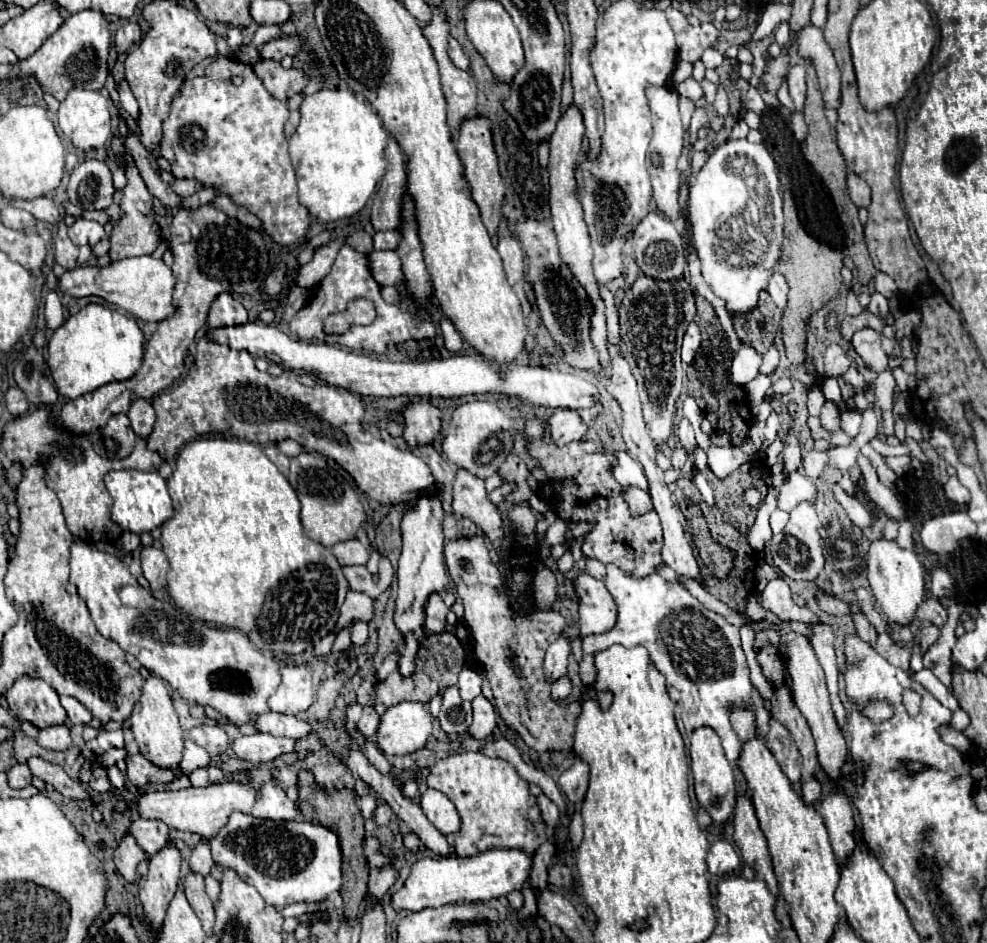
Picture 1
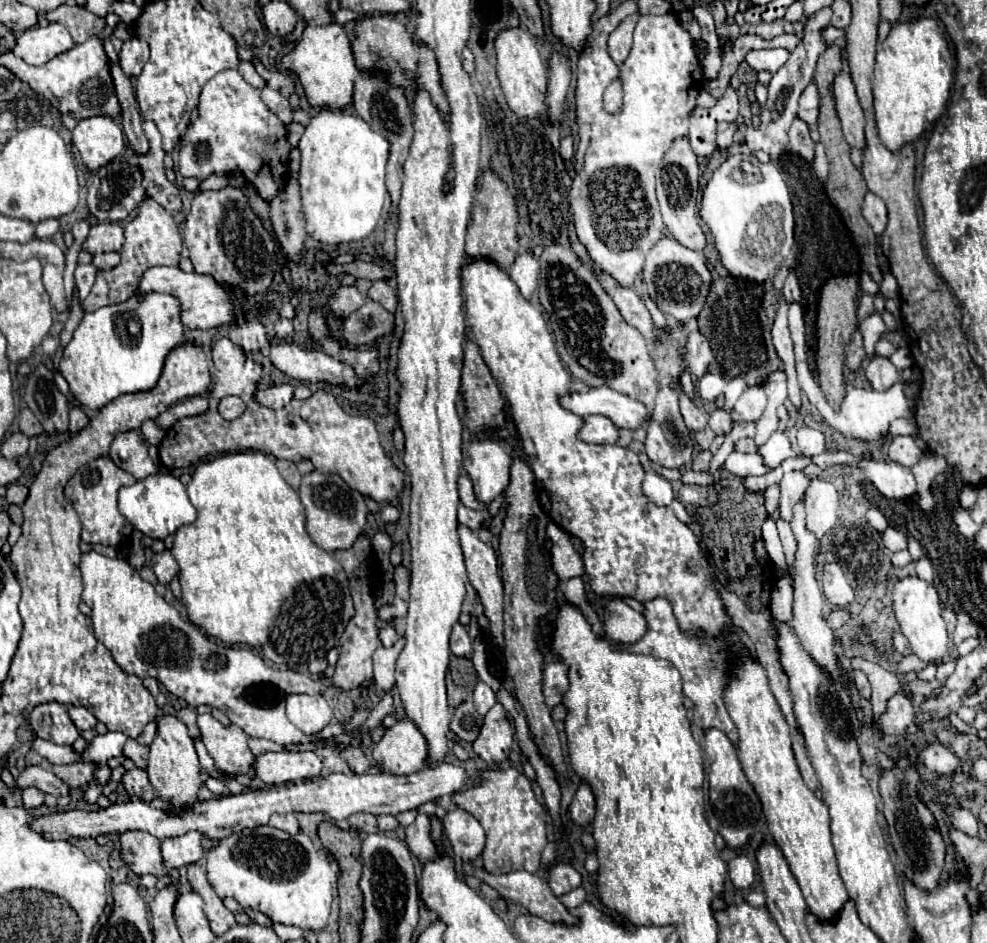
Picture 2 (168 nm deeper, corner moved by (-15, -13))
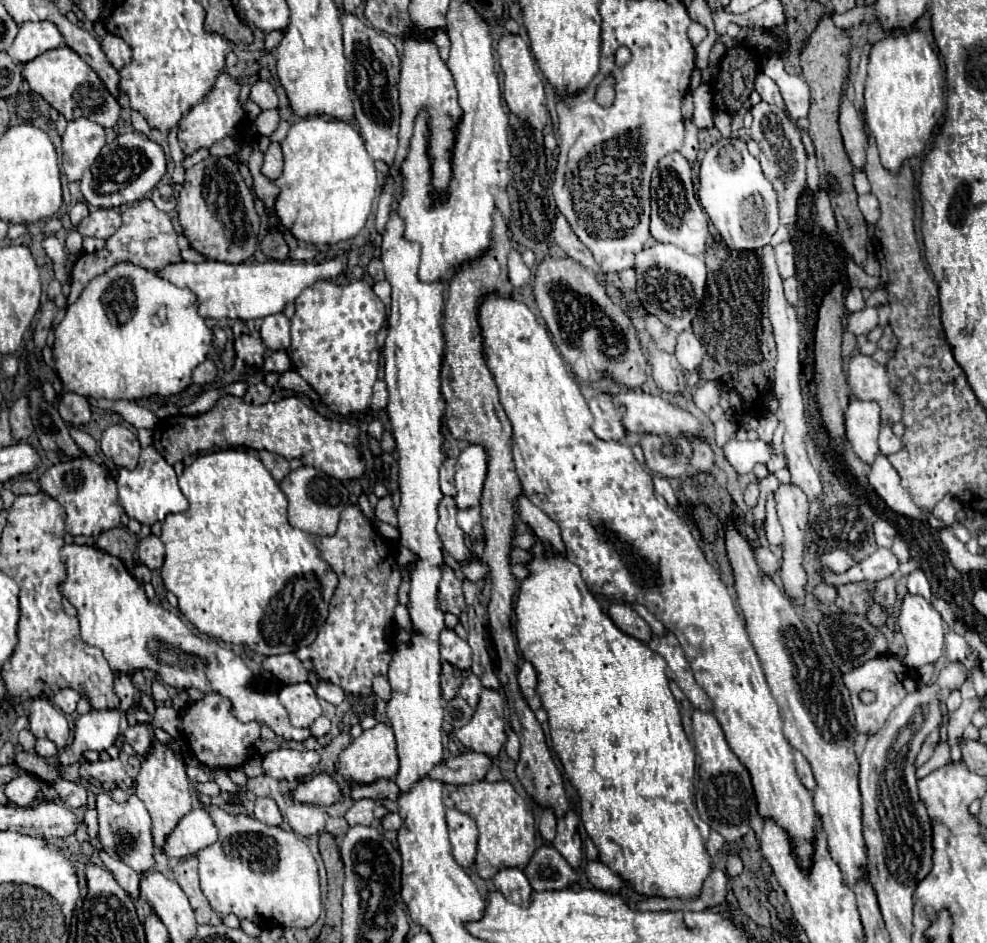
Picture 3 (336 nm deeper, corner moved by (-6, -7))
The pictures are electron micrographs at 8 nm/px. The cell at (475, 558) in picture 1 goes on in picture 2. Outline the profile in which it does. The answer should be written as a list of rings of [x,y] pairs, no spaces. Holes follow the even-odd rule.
[[[459,526],[459,536],[461,536],[461,548],[465,554],[465,566],[467,566],[467,574],[469,574],[469,582],[471,586],[477,590],[479,600],[483,604],[485,616],[489,618],[489,632],[493,636],[493,642],[503,648],[503,582],[499,576],[499,560],[497,560],[497,552],[481,542],[469,528]]]

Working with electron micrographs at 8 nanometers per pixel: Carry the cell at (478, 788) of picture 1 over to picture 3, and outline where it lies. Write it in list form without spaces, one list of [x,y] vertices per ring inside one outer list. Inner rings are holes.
[[[476,782],[472,786],[456,788],[450,798],[454,800],[460,812],[470,814],[478,824],[478,852],[476,852],[476,870],[478,876],[488,880],[502,868],[526,868],[530,854],[536,850],[536,824],[526,800],[512,788],[508,782]]]

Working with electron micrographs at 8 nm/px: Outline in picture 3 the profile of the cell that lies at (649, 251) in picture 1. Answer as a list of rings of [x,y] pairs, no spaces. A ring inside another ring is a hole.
[[[656,242],[638,254],[634,268],[638,274],[636,294],[642,300],[642,306],[674,332],[690,330],[706,288],[704,256],[694,256],[678,246]]]

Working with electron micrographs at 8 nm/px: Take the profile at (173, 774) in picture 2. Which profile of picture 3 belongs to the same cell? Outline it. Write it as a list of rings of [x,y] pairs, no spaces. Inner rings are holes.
[[[160,742],[152,744],[152,752],[146,754],[140,774],[136,776],[134,786],[136,796],[146,804],[150,816],[152,816],[152,836],[154,836],[154,848],[162,850],[166,844],[166,838],[176,828],[176,824],[192,810],[192,792],[190,792],[190,780],[186,776],[184,764],[176,760],[174,752]]]

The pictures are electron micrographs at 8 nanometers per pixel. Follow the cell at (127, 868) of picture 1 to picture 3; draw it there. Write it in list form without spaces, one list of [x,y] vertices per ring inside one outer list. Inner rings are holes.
[[[106,792],[96,794],[96,812],[98,812],[98,838],[102,848],[112,856],[128,864],[138,874],[148,872],[154,866],[152,858],[152,834],[150,834],[150,814],[142,800],[132,794],[126,802],[114,802]]]

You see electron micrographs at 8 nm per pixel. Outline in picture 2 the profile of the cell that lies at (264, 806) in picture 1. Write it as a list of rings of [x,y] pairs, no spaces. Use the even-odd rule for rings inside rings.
[[[273,814],[271,820],[269,820],[269,826],[279,828],[279,830],[289,832],[289,834],[297,834],[297,832],[299,832],[299,822],[297,822],[295,814],[285,814],[285,816]]]

